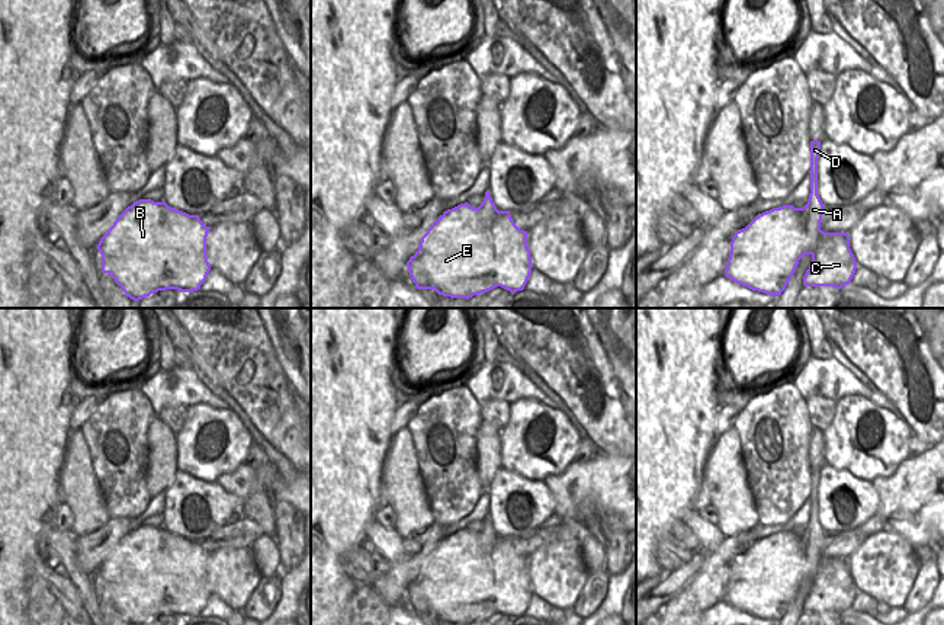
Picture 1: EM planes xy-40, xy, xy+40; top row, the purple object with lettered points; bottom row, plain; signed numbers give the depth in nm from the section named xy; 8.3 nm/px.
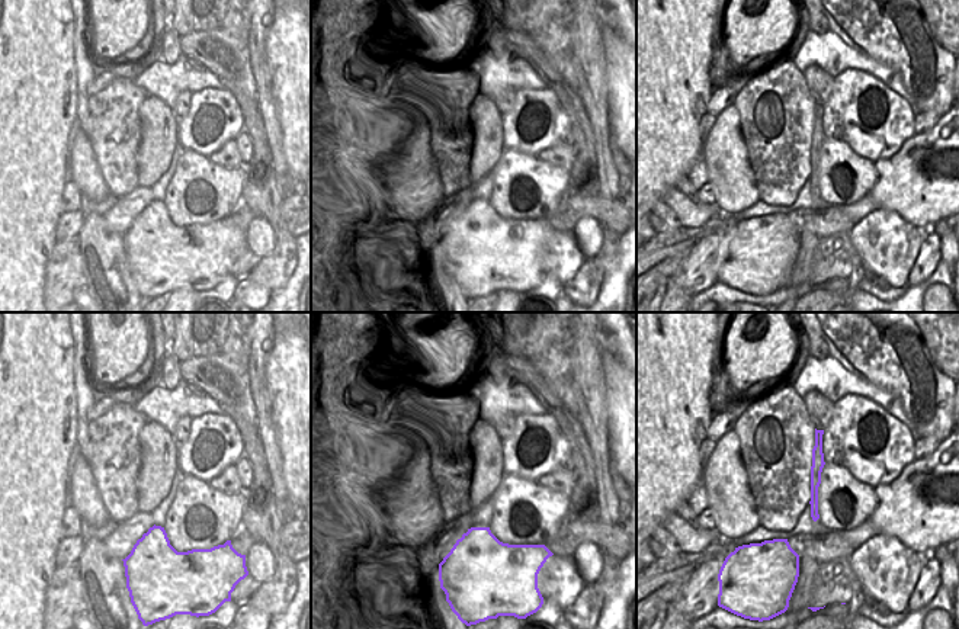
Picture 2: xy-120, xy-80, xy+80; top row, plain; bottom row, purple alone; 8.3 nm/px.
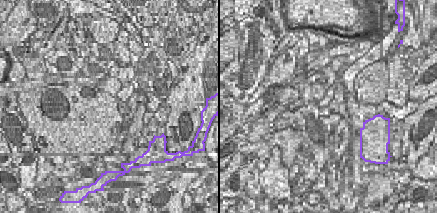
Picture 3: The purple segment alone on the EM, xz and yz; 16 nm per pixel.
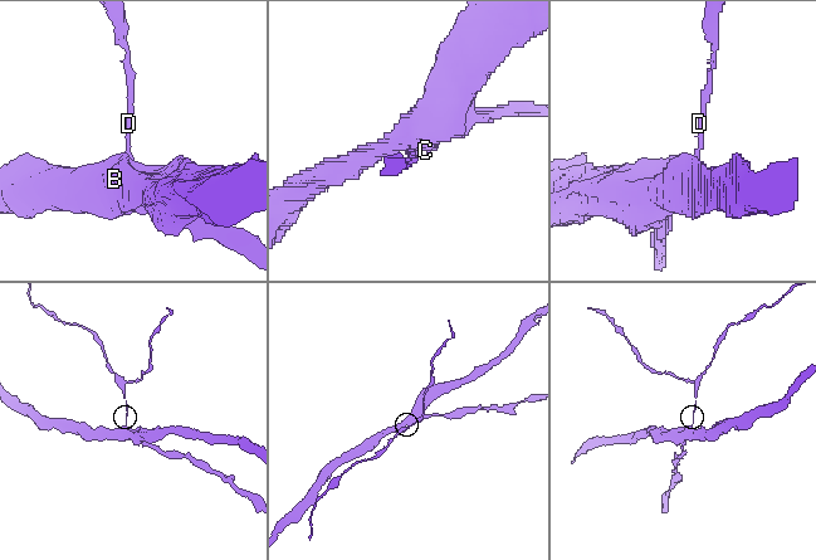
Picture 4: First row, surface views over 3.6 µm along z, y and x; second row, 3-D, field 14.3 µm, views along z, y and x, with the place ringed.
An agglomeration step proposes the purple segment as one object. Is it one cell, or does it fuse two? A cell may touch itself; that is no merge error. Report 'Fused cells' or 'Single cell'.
Fused cells

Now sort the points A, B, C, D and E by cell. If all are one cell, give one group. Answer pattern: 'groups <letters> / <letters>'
groups A D / B C E

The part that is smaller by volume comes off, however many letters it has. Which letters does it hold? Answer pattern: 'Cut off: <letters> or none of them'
Cut off: A, D

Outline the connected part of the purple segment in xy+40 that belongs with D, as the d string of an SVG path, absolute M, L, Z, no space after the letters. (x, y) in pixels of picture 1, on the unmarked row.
M810 467L810 519L809 528L802 533L803 549L806 557L821 560L821 547L823 541L823 529L818 520L818 484L821 481L821 467Z

